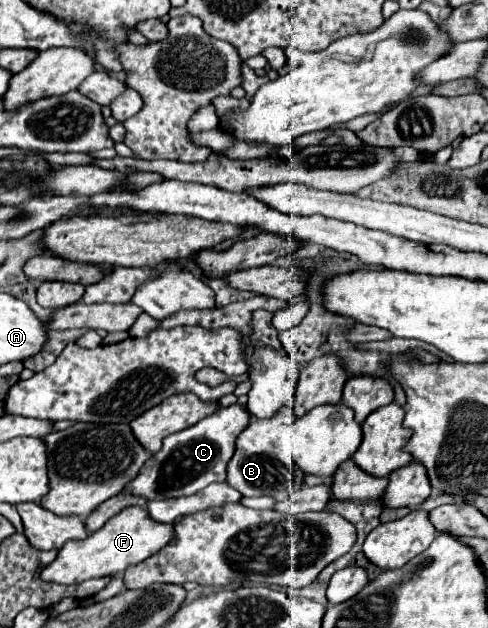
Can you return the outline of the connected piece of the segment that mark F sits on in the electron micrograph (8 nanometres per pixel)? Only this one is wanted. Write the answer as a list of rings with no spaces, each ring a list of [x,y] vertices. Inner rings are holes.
[[[129,506],[121,510],[117,516],[113,516],[101,530],[89,534],[85,540],[65,542],[55,562],[51,562],[41,570],[41,578],[57,584],[79,584],[91,578],[115,576],[123,572],[129,564],[139,564],[141,560],[147,560],[151,554],[165,548],[173,538],[175,538],[173,524],[153,522],[153,518],[149,518],[145,508]]]

